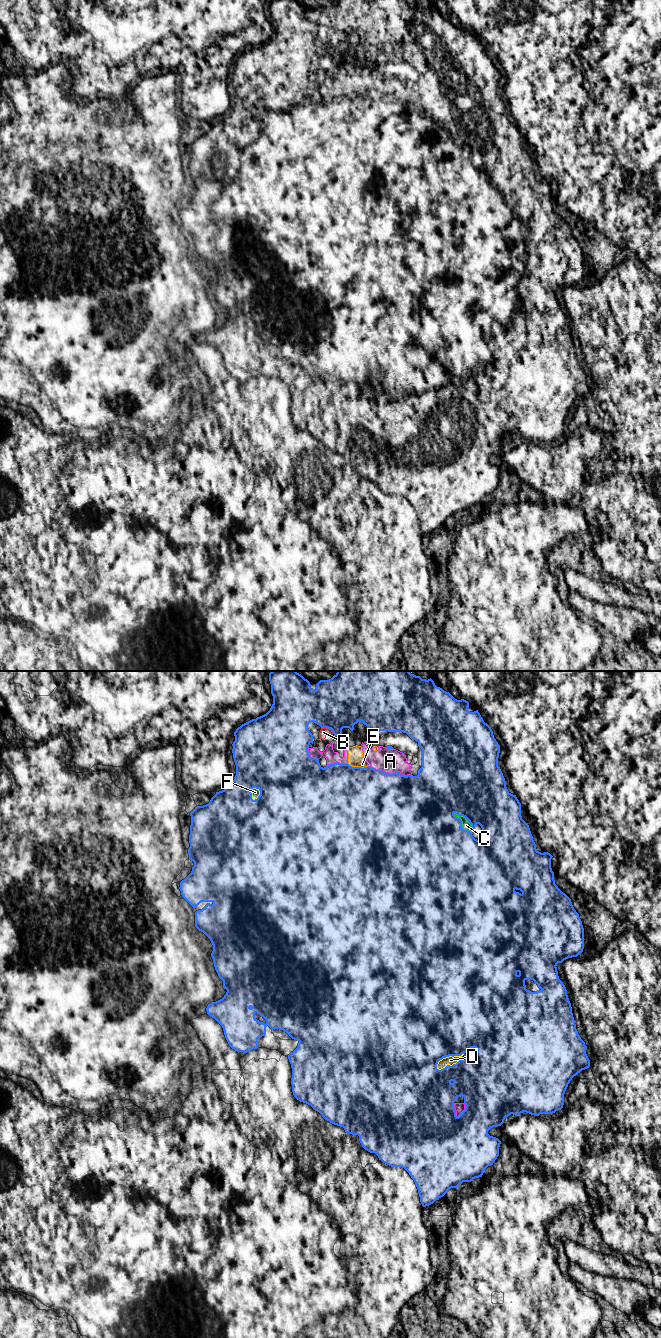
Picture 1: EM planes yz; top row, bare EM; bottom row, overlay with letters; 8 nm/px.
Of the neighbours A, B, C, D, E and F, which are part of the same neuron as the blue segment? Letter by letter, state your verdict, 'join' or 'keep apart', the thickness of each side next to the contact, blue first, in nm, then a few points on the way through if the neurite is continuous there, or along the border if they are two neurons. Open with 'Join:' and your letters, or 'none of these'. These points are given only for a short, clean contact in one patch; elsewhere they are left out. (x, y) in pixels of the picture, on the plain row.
Join: A, B, C, D, E, F
A: join | 500/190 nm
B: join | 420/70 nm
C: join | 500/70 nm
D: join | 500/70 nm
E: join | 500/130 nm
F: join | 440/60 nm

